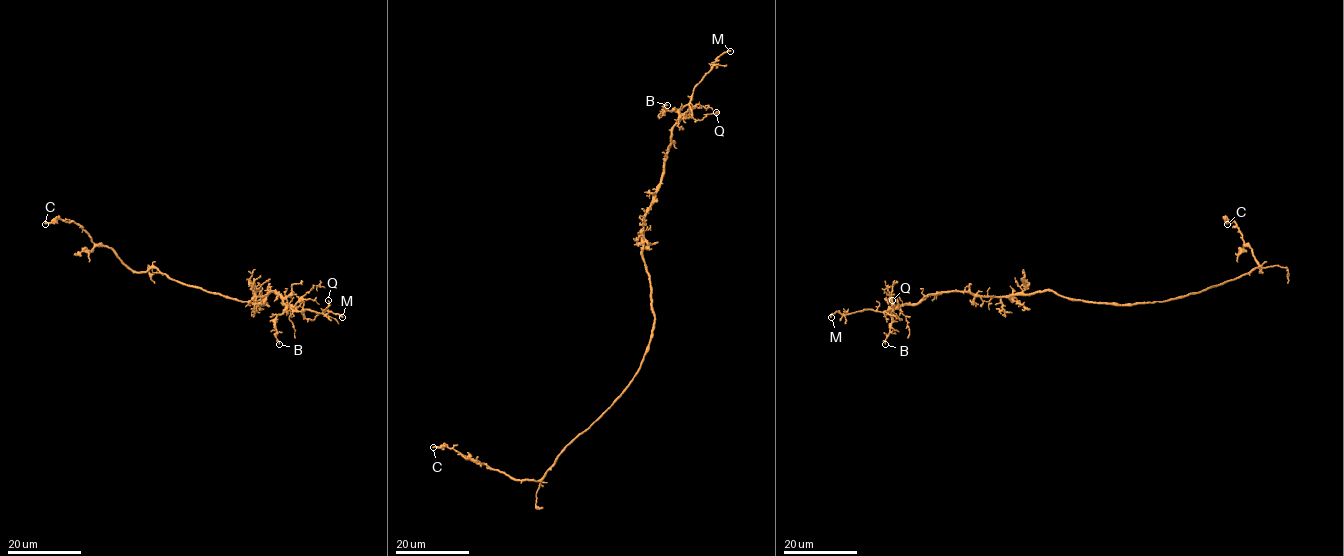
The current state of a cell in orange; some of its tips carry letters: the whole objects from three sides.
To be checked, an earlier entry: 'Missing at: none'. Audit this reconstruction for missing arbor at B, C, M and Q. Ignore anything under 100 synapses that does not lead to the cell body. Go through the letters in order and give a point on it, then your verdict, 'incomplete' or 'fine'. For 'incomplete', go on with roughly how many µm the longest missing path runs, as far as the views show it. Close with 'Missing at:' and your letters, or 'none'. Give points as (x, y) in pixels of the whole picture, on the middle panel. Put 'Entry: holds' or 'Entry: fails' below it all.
B: place (667, 105); fine
C: place (433, 447); fine
M: place (730, 51); incomplete; missing 50 µm
Q: place (716, 112); fine
Missing at: M
Entry: fails

